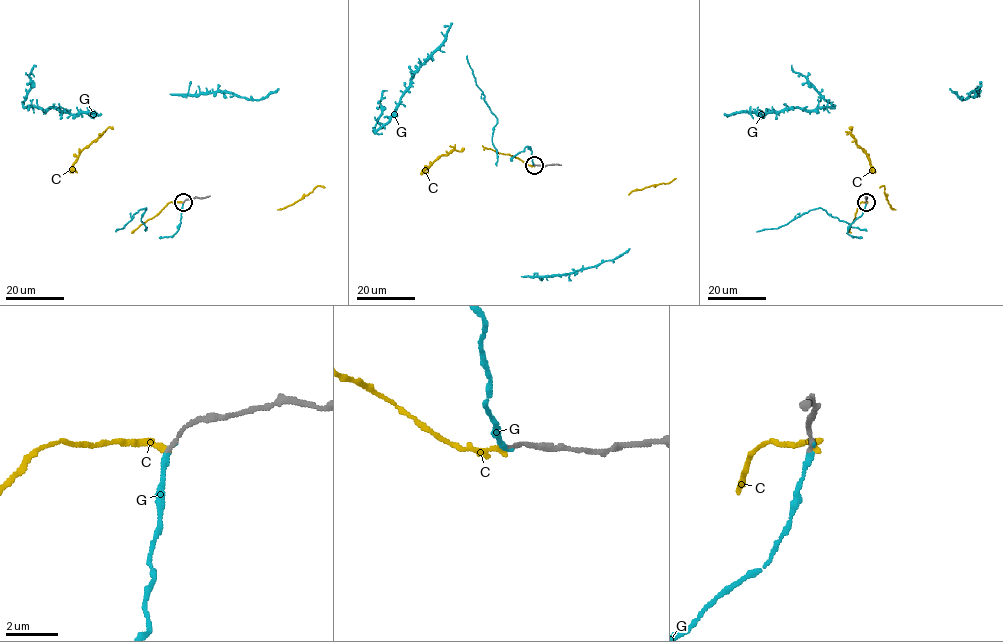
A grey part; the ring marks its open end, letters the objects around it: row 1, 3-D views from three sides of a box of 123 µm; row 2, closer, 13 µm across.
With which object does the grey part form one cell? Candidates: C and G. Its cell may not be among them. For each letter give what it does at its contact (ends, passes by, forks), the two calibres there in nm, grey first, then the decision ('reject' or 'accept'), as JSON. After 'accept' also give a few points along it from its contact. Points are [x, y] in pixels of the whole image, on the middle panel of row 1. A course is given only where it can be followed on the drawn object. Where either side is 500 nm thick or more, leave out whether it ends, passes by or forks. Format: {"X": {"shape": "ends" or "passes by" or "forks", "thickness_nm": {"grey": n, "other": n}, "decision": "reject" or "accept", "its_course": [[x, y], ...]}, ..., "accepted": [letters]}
{"C": {"shape": "ends", "thickness_nm": {"grey": 150, "other": 240}, "decision": "reject"}, "G": {"shape": "ends", "thickness_nm": {"grey": 160, "other": 180}, "decision": "accept"}, "accepted": ["G"]}

